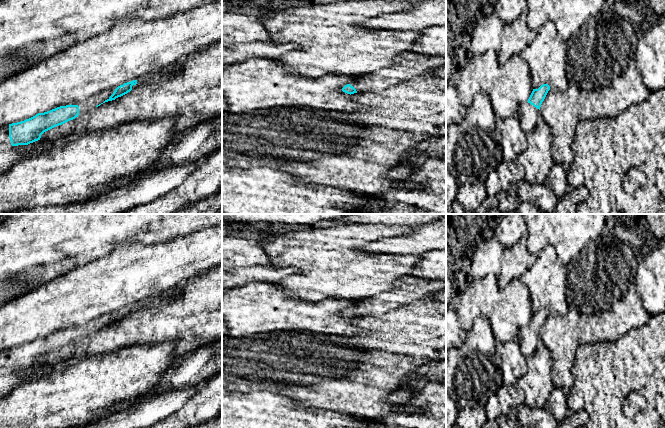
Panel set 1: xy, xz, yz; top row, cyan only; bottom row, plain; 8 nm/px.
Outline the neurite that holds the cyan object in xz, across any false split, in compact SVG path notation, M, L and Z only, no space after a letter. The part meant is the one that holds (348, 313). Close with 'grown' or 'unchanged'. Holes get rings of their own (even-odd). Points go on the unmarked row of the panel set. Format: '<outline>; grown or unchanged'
M412 276L401 277L394 281L394 286L389 291L355 300L357 304L345 309L342 315L350 319L357 316L381 315L401 306L422 301L445 288L446 282Z; grown

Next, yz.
M543 308L538 313L533 313L528 325L519 330L516 340L524 357L527 358L535 352L540 342L541 328L549 314L550 310L548 308Z; grown

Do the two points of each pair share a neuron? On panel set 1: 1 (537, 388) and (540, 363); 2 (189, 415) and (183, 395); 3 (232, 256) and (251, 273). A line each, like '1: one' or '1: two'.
1: one
2: two
3: two

